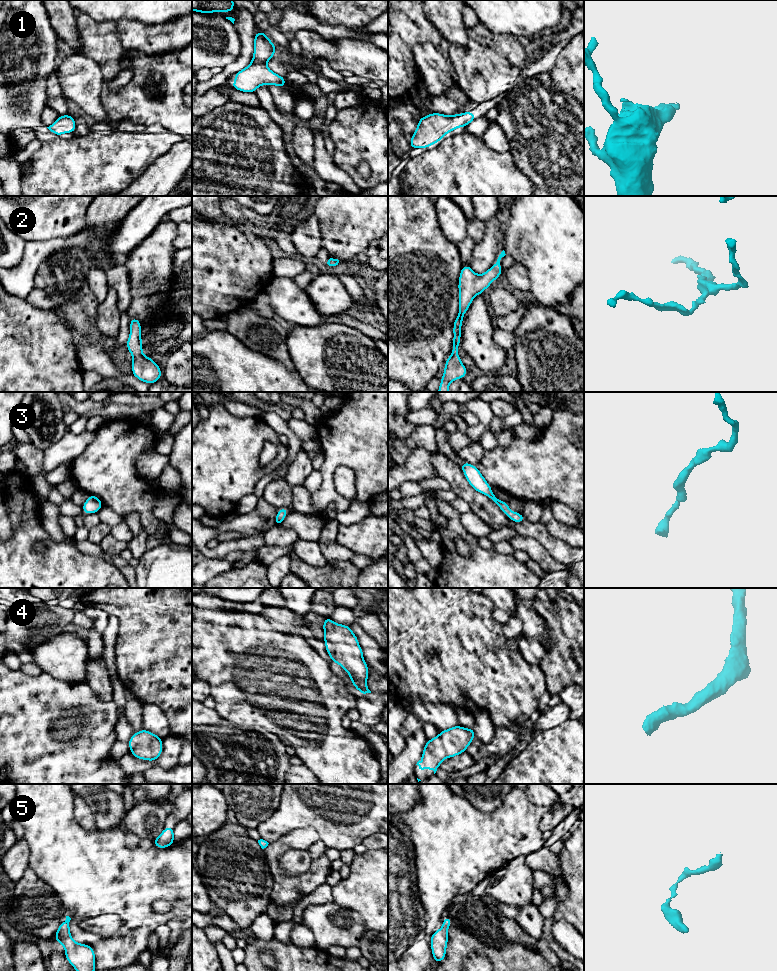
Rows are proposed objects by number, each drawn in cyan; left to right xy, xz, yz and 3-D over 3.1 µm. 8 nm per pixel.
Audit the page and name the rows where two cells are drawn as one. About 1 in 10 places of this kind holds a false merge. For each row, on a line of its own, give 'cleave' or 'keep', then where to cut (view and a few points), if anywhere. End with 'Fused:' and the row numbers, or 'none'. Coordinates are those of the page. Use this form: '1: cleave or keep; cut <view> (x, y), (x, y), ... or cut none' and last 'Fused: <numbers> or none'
1: keep; cut none
2: keep; cut none
3: keep; cut none
4: keep; cut none
5: keep; cut none
Fused: none

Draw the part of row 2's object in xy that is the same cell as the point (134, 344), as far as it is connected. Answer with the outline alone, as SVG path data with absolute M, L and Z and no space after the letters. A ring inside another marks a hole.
M135 317L130 318L130 335L126 347L133 356L131 374L149 385L157 382L162 371L154 360L142 354L141 322Z

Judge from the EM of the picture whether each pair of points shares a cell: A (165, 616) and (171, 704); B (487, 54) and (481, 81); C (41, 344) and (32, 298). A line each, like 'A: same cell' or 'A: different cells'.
A: same cell
B: same cell
C: different cells

